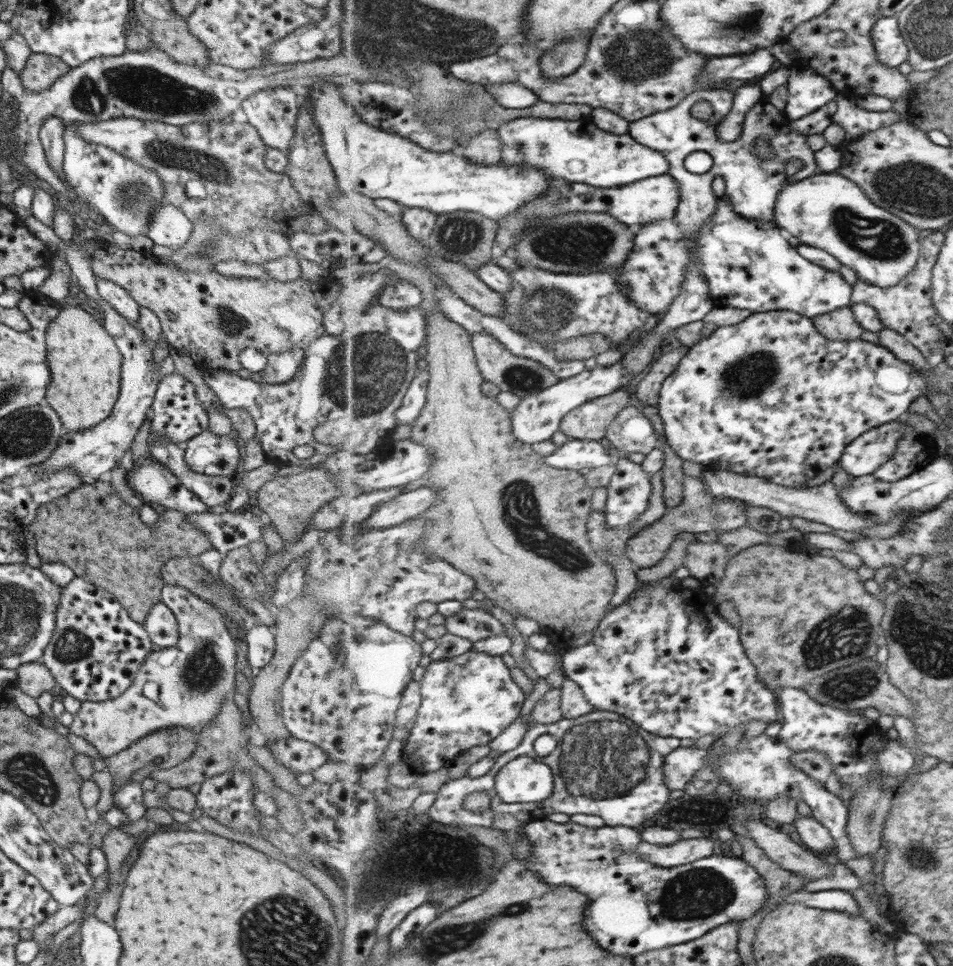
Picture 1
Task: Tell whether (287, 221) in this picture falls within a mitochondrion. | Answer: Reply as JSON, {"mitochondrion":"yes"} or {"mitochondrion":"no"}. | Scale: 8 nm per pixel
{"mitochondrion":"no"}

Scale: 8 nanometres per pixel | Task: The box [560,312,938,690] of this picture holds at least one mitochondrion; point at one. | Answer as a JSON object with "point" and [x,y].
{"point":[843,636]}

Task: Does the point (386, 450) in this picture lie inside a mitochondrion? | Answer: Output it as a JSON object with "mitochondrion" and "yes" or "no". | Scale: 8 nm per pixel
{"mitochondrion":"no"}

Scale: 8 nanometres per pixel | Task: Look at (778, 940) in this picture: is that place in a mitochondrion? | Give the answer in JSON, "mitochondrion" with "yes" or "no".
{"mitochondrion":"no"}

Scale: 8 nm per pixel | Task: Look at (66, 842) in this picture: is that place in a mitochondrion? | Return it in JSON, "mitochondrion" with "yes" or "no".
{"mitochondrion":"no"}

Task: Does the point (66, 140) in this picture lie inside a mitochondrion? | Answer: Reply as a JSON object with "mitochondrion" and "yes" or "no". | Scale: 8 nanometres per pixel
{"mitochondrion":"no"}

